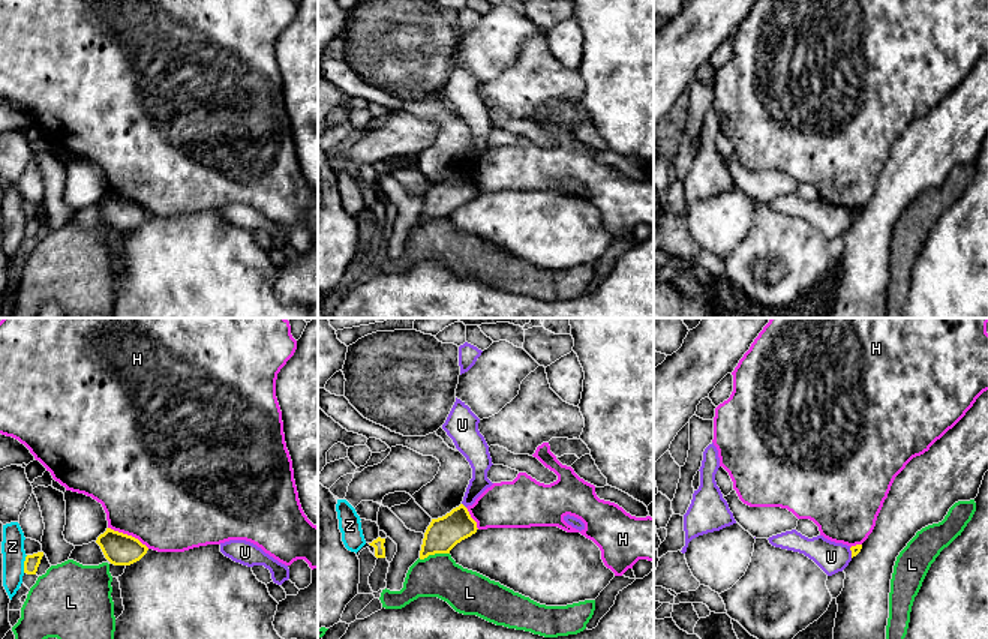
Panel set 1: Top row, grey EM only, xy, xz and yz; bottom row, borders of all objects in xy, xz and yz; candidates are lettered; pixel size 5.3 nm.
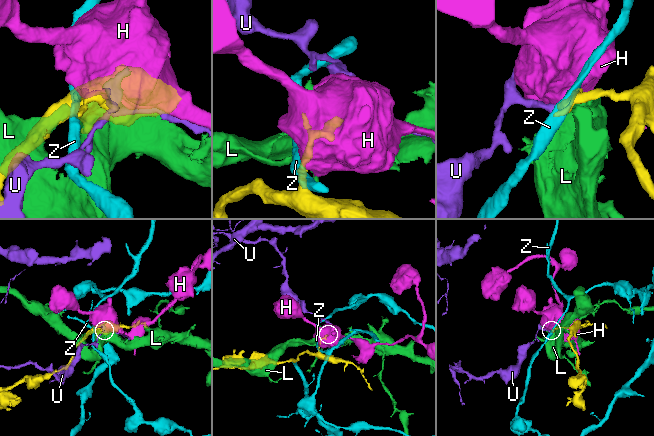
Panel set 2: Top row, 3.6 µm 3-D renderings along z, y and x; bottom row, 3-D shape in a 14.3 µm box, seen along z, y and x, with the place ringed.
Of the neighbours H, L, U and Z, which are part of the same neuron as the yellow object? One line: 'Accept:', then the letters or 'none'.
Accept: none

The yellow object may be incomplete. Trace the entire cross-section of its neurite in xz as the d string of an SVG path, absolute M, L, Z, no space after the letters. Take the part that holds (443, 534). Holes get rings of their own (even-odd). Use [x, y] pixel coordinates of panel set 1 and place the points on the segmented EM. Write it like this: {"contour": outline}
{"contour": "M460 504L442 518L432 519L420 550L420 560L435 554L450 554L462 540L477 532L477 522L468 508Z"}

